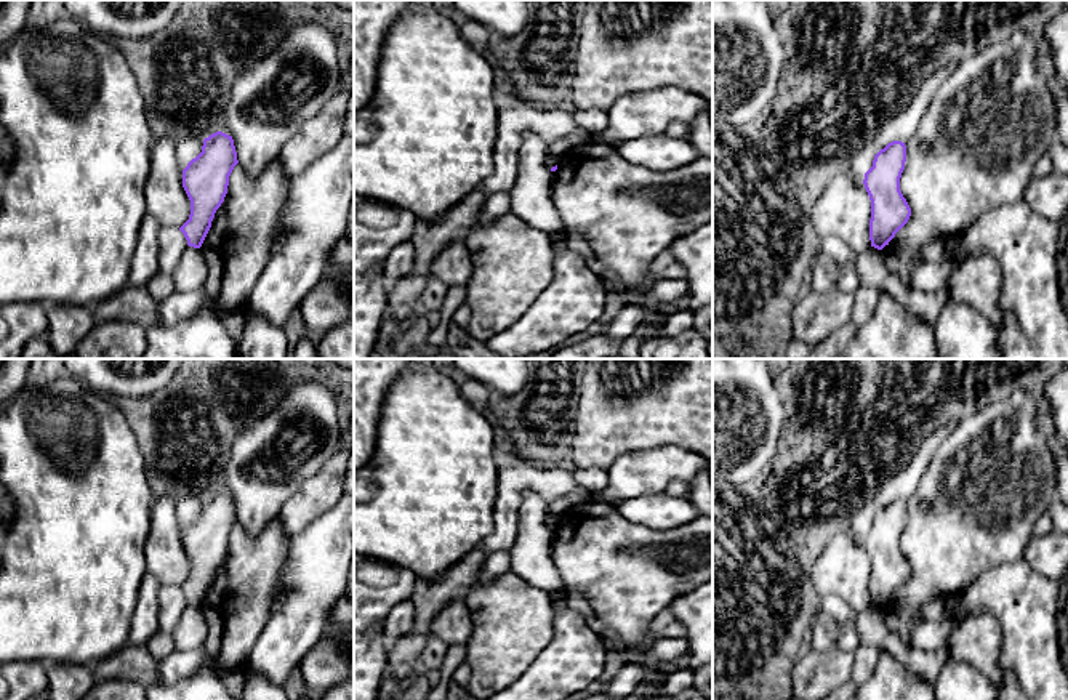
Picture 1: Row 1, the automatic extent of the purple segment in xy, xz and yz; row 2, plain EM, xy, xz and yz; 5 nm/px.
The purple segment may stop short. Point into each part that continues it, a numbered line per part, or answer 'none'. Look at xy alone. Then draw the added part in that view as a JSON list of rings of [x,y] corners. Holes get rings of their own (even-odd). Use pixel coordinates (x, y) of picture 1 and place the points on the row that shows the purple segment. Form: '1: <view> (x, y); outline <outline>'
none

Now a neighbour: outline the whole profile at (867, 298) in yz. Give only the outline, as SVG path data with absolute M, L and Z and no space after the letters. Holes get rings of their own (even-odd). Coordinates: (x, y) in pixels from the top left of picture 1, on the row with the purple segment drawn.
M860 285L855 292L855 308L852 312L852 324L860 328L865 324L869 322L873 317L877 301L879 301L879 292L874 288L868 288Z

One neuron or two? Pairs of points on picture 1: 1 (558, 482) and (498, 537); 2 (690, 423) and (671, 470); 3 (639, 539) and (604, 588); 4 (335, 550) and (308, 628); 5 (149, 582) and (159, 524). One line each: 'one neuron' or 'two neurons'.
1: one neuron
2: two neurons
3: one neuron
4: one neuron
5: two neurons

